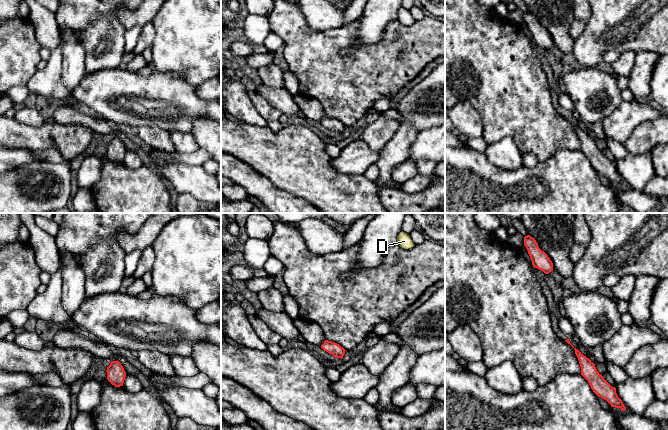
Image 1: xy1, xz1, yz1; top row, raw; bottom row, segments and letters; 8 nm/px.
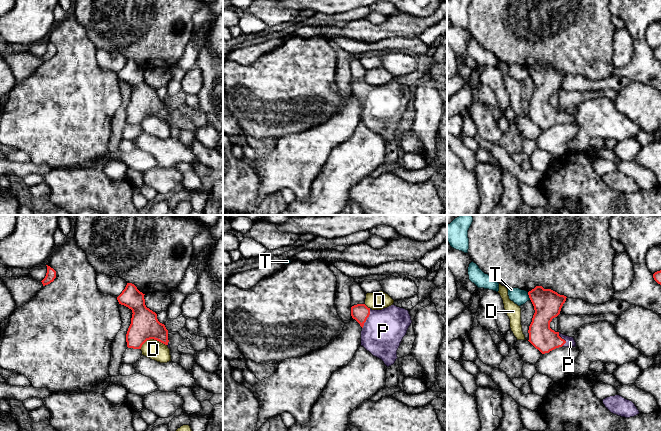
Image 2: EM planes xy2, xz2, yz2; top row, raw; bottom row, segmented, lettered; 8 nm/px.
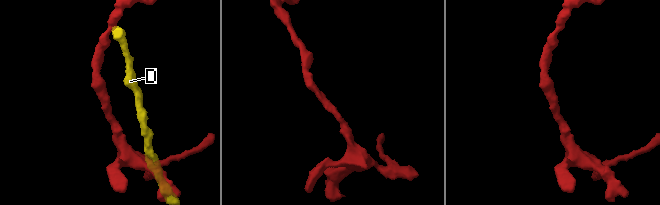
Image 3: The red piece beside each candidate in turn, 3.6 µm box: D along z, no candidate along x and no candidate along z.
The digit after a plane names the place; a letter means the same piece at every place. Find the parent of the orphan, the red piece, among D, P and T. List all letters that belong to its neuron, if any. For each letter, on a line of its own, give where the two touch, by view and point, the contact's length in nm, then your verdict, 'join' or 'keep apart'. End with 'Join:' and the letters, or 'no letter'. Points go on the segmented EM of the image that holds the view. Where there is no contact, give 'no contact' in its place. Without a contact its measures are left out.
D: xy2 (152, 338) | 220 nm | keep apart
P: xz2 (366, 319) | 170 nm | join
T: yz2 (529, 296) | 70 nm | keep apart
Join: P

